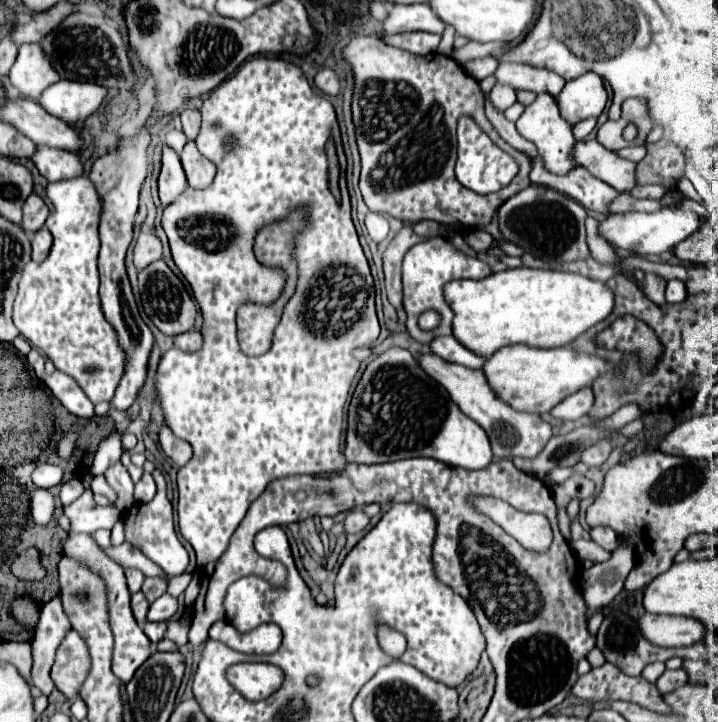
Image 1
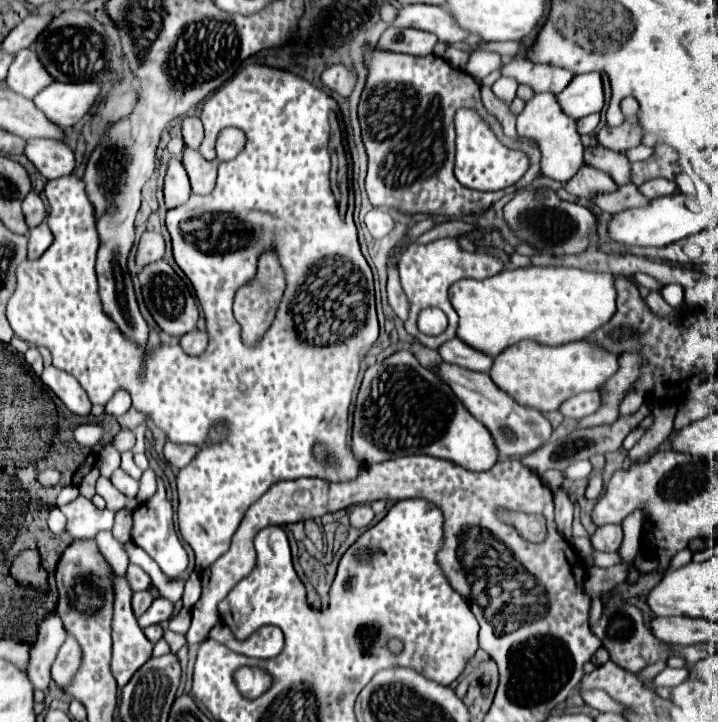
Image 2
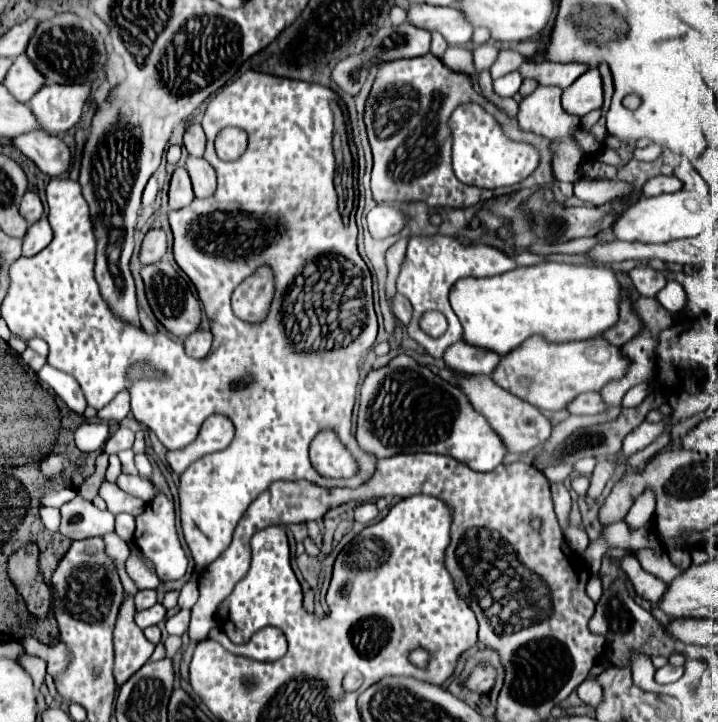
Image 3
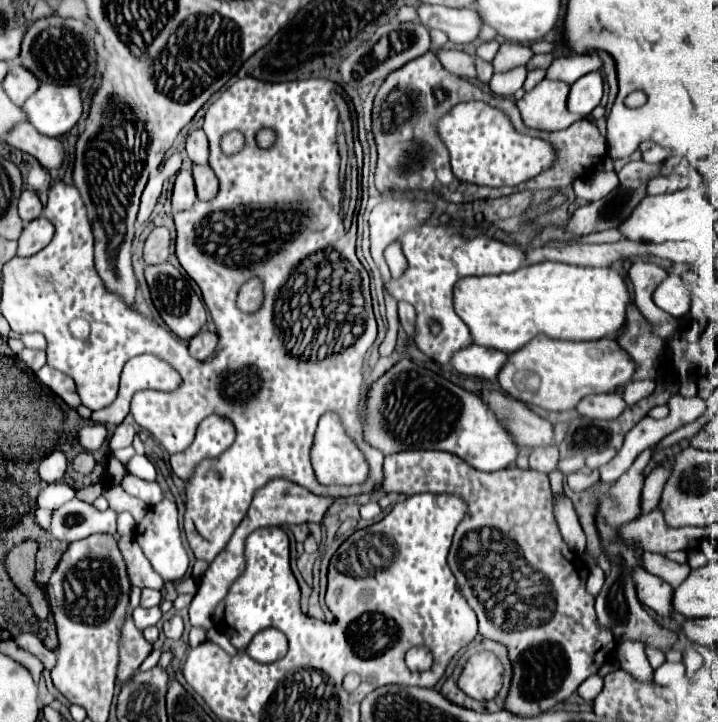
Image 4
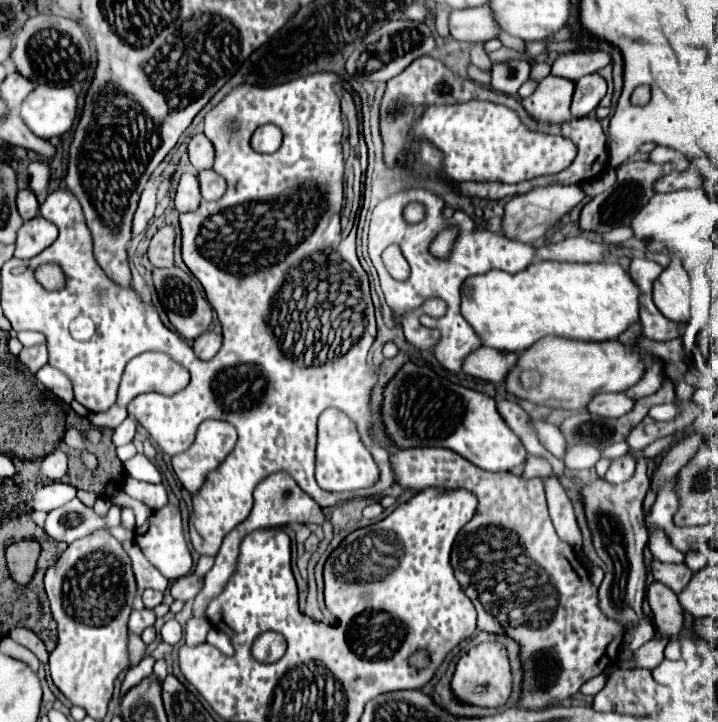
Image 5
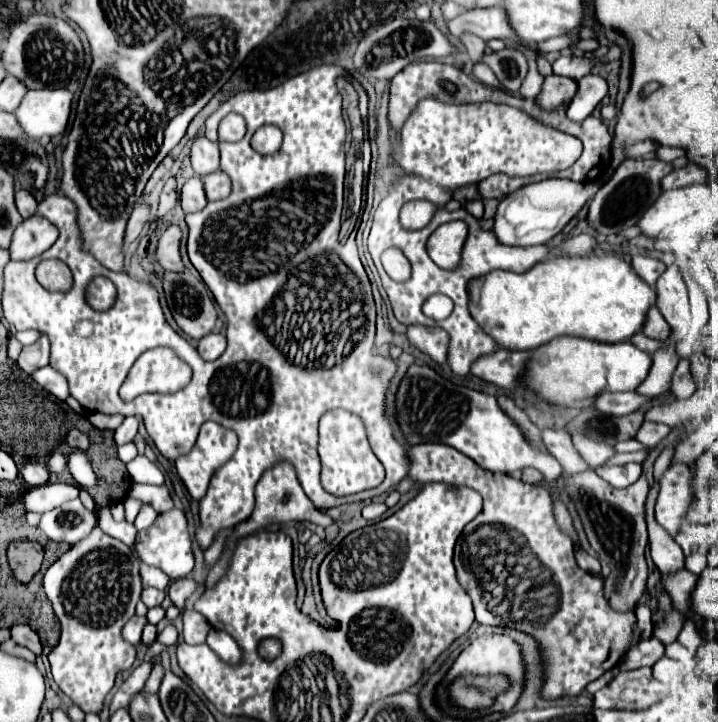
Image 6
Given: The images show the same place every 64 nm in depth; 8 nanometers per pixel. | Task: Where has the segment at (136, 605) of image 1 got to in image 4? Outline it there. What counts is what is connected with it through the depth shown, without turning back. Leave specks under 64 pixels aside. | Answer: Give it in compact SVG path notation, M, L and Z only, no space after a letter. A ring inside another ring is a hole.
M142 590L142 602L140 602L140 606L142 608L152 608L152 606L158 606L160 604L160 600L162 600L162 594L158 592L158 590Z

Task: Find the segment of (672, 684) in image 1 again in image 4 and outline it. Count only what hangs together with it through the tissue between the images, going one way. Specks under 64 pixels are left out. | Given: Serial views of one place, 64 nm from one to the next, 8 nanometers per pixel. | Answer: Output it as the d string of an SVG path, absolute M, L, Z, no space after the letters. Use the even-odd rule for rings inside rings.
M664 662L660 668L654 670L654 682L660 686L668 686L684 676L684 664L682 662Z

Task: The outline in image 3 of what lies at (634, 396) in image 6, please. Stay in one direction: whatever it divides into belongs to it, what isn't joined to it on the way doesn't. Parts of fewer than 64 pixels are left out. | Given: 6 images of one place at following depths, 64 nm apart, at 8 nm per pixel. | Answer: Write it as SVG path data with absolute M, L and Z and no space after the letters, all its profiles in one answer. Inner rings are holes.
M598 392L580 394L568 406L568 412L570 414L602 414L606 410L608 410L608 406L606 406L606 402L602 400L602 396Z

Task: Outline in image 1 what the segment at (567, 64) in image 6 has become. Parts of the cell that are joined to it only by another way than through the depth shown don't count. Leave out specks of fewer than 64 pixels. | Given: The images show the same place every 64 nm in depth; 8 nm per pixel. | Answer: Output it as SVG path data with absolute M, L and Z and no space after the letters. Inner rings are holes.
M502 62L496 70L496 80L506 82L514 88L532 90L532 92L548 92L552 96L558 96L558 92L564 88L566 80L564 76L546 70L546 68L534 68L530 64L516 64L516 62Z

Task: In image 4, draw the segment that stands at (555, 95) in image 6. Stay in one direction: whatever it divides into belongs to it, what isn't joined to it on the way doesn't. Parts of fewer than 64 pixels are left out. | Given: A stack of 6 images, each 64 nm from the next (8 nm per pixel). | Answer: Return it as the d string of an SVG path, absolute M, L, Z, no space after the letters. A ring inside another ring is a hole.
M544 78L522 100L516 102L520 112L522 112L524 124L528 128L550 130L552 132L552 130L564 130L570 124L574 124L576 120L580 120L580 116L574 116L566 108L568 92L570 92L568 84L564 84L560 80ZM534 94L540 96L538 104L534 104ZM534 106L538 106L538 112L530 112L530 110L534 110Z

